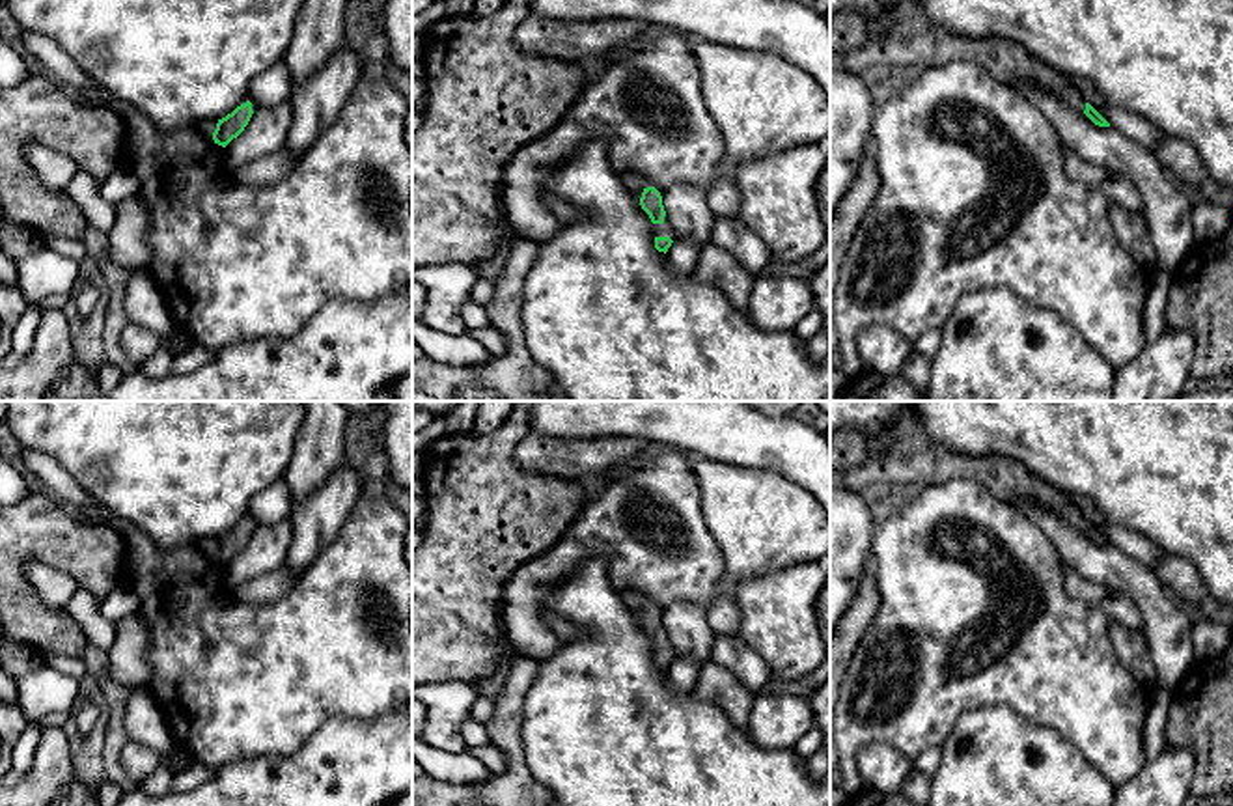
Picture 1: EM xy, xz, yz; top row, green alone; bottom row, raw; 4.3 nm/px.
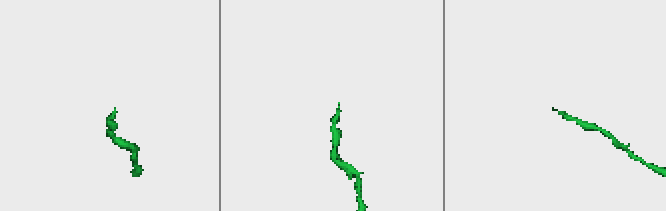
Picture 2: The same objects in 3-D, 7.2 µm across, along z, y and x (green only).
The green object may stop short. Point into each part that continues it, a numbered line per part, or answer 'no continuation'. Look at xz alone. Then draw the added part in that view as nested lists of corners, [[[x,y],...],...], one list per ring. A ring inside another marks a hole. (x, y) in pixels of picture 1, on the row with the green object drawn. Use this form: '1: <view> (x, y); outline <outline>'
1: xz (659, 230); outline [[[664,216],[662,224],[653,224],[653,235],[655,237],[670,237],[672,241],[675,241],[675,231],[673,231],[668,216]]]

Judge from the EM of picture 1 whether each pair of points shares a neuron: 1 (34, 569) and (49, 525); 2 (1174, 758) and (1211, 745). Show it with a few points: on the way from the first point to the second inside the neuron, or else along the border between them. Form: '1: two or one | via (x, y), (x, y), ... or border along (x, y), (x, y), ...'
1: two | border along (21, 566), (41, 560), (60, 568), (75, 584)
2: two | border along (1166, 743), (1185, 747), (1192, 754), (1192, 786)

